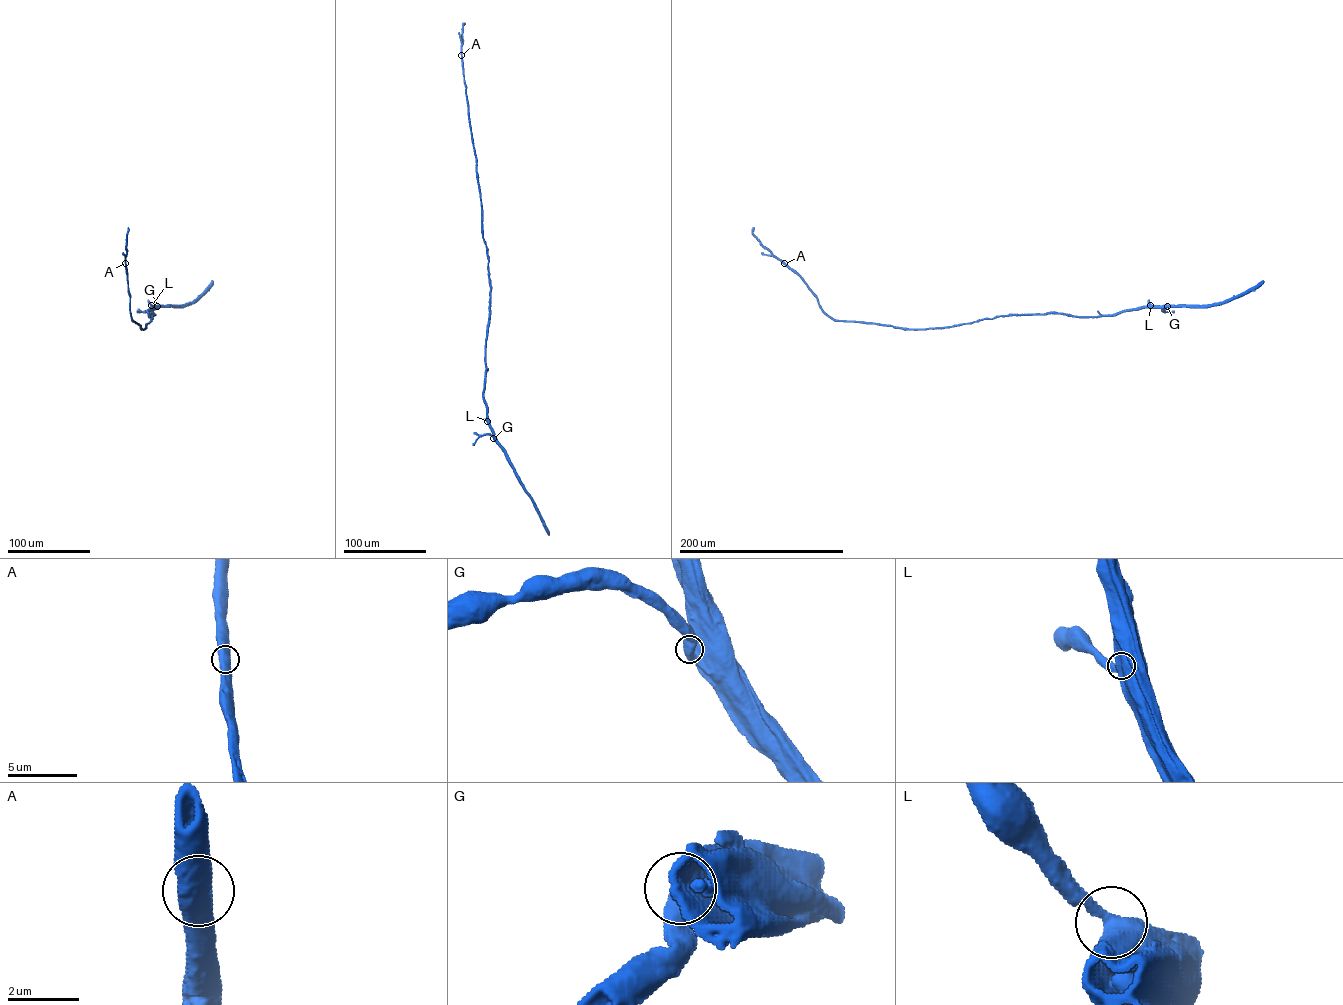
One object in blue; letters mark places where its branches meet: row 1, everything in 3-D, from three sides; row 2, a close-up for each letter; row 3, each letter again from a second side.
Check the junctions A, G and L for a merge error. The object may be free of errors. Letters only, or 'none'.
none

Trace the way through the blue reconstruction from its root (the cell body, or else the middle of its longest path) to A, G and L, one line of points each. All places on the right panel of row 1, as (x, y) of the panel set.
A: (1256, 286), (1208, 305), (1152, 306), (1097, 316), (1012, 315), (904, 329), (833, 320), (784, 263)
G: (1256, 286), (1215, 304), (1167, 306)
L: (1256, 286), (1209, 305), (1150, 305)

